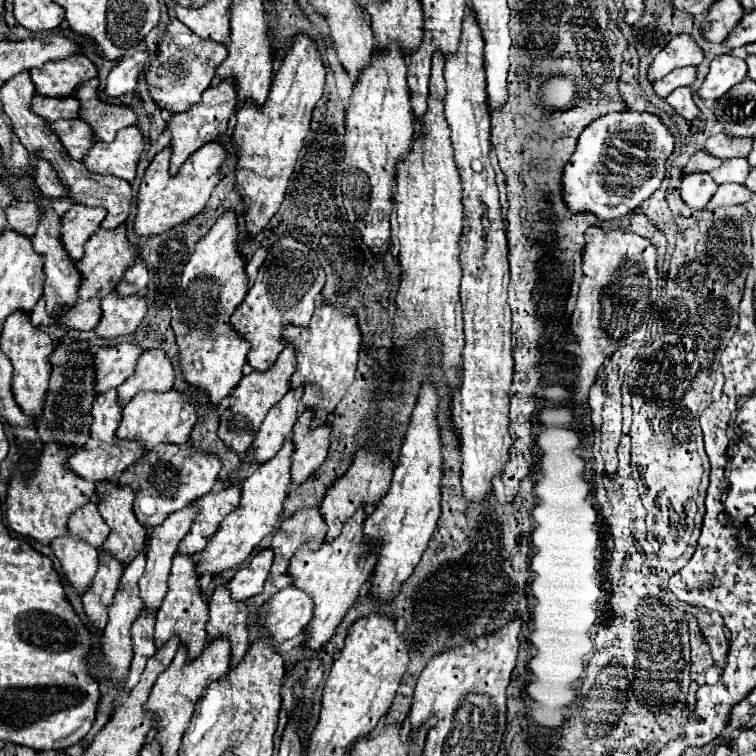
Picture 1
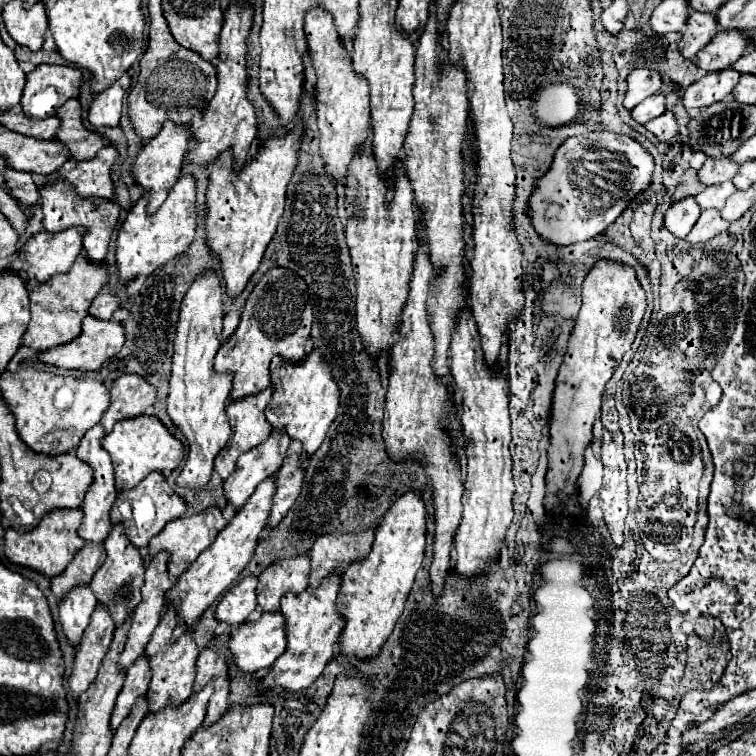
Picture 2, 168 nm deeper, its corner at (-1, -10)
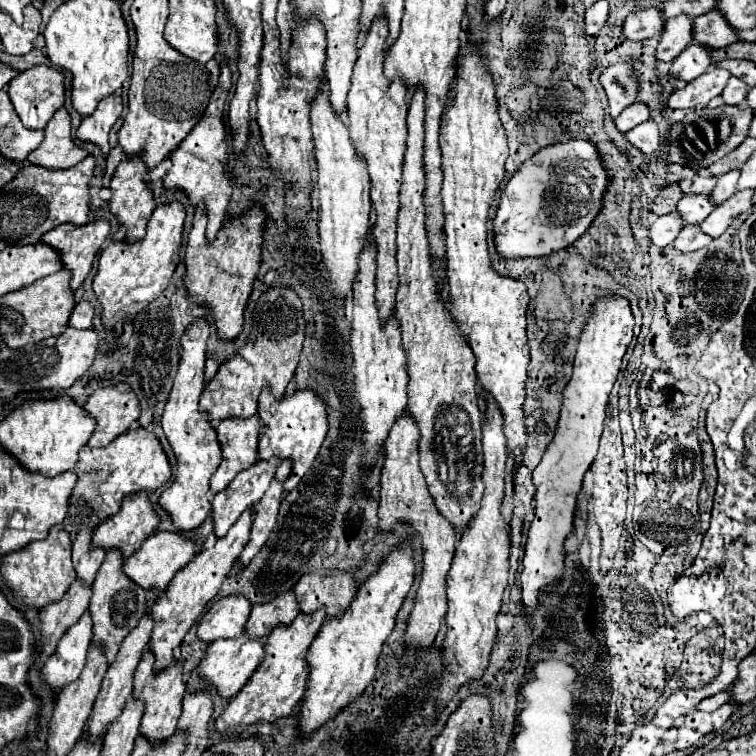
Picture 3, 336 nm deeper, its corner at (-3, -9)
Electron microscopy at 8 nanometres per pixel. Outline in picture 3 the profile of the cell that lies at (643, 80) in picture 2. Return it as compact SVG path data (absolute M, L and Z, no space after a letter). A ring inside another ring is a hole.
M610 65L600 73L600 85L608 97L608 115L614 119L620 115L622 109L636 101L640 91L640 81L636 79L634 71L628 65Z

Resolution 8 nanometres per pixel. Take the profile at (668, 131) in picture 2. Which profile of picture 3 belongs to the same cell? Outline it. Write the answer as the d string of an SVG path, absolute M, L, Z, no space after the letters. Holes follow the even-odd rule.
M646 121L638 127L634 127L630 133L624 135L624 139L634 145L638 151L642 151L644 155L652 155L658 151L660 141L658 141L658 127L654 121Z

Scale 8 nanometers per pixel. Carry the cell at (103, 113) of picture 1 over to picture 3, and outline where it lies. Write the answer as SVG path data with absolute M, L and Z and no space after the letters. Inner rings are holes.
M62 107L54 113L44 129L44 141L26 157L28 163L44 169L70 169L78 165L88 153L74 145L70 137L70 115Z

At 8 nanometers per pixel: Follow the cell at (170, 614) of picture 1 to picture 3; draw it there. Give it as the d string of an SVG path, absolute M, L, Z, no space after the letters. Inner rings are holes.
M146 649L142 661L138 663L138 667L134 671L132 697L144 701L140 735L152 745L162 745L176 731L176 723L178 723L178 717L182 711L182 697L186 693L186 685L182 681L182 665L180 663L174 663L170 669L164 669L162 673L152 673L152 665L154 665L154 655Z

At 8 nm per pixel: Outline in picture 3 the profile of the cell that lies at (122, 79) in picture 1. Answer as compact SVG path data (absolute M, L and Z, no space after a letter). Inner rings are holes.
M118 95L110 99L106 97L106 101L102 101L102 105L98 105L98 109L90 117L82 119L76 137L80 141L98 145L100 151L108 155L108 133L116 123L116 119L120 117L120 113L122 113L122 99Z

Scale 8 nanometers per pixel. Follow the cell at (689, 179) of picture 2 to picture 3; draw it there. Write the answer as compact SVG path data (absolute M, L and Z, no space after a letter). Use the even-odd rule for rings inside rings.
M672 183L672 185L668 185L668 187L664 187L660 193L658 193L658 197L650 203L650 211L654 213L654 215L668 215L668 213L672 213L674 211L674 205L682 199L684 195L682 193L678 193L678 185L676 183Z

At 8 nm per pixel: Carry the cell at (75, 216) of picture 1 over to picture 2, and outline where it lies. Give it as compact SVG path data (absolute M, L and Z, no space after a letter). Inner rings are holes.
M72 226L66 230L60 230L56 234L50 234L46 230L30 236L22 246L20 246L20 258L12 262L10 270L14 272L26 272L28 278L36 278L40 282L50 280L56 274L64 274L68 268L72 268L76 256L82 252L82 240L84 240L86 228L84 226Z

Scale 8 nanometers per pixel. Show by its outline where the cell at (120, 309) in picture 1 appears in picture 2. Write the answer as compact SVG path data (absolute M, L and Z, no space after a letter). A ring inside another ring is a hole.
M94 316L84 318L84 330L80 338L72 340L70 344L62 344L56 348L50 348L38 356L38 360L56 364L62 368L84 368L84 370L98 370L106 360L110 360L114 354L120 352L124 346L126 334L124 334L124 324L122 322L112 322L112 320L100 320Z

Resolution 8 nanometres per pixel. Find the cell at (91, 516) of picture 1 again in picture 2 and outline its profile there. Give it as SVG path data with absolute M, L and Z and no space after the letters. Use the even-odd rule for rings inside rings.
M86 542L74 554L68 568L62 574L52 576L52 592L54 592L54 596L60 598L60 594L64 594L64 590L68 590L68 586L76 586L76 582L90 582L94 572L102 566L104 558L106 558L104 544Z

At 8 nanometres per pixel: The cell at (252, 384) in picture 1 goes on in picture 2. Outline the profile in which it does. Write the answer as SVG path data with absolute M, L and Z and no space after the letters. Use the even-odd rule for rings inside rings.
M268 386L266 390L262 392L256 392L256 394L250 394L246 398L238 398L238 400L232 400L230 406L228 406L228 418L230 418L230 426L232 426L232 438L228 440L228 446L224 446L216 460L214 460L214 470L222 476L222 478L228 478L236 466L236 460L240 454L248 452L250 448L258 446L260 442L264 442L268 438L268 434L272 432L272 424L266 420L266 406L272 398L272 390L274 386Z

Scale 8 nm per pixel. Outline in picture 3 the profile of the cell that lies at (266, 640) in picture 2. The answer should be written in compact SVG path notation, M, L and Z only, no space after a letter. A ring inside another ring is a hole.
M246 635L214 641L206 647L198 663L198 675L208 685L214 685L220 697L232 699L242 689L242 685L246 685L246 681L250 679L250 673L254 673L254 669L258 667L258 661L262 661L262 645L264 645L264 639L250 639Z

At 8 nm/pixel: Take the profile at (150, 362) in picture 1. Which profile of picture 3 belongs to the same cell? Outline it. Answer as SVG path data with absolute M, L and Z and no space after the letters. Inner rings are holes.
M120 383L96 389L84 403L84 411L96 419L96 429L88 441L88 447L104 447L136 423L140 405L130 385Z

